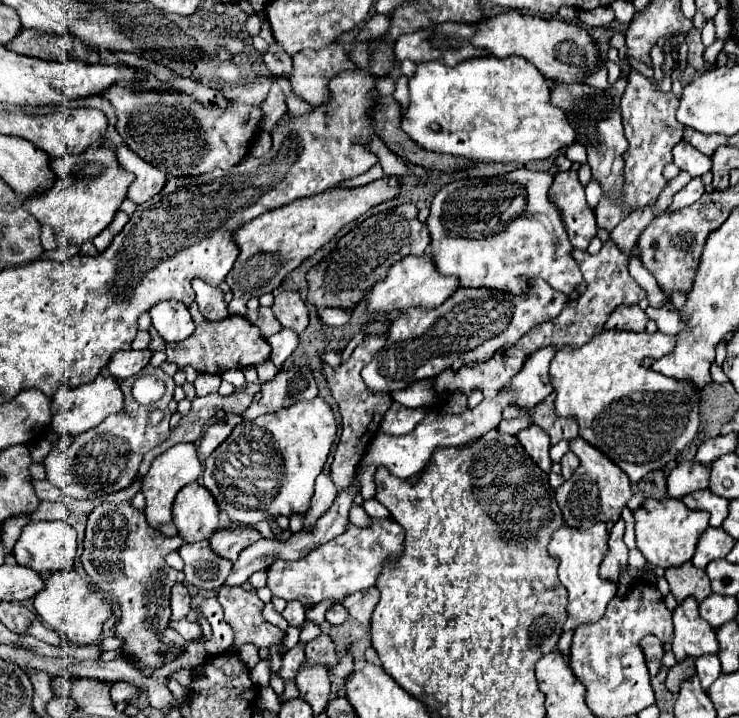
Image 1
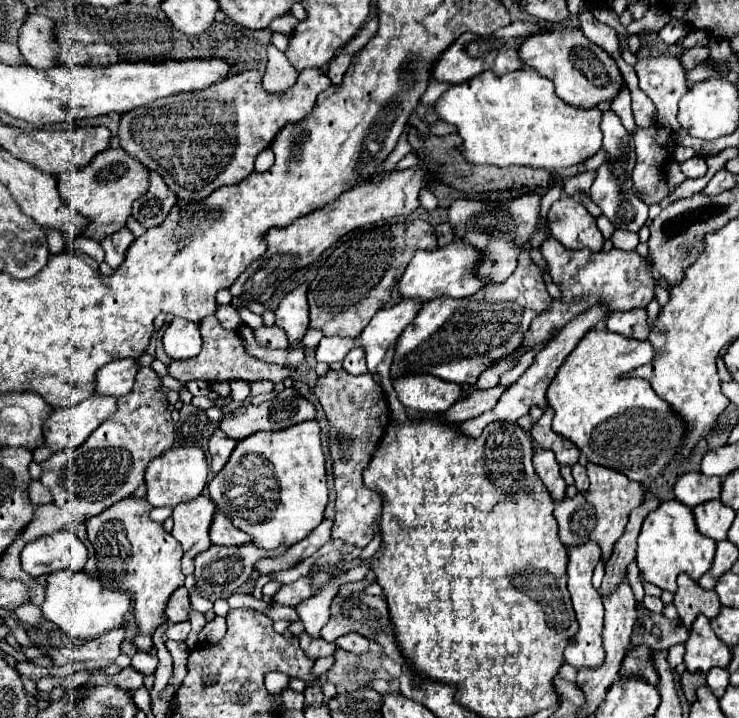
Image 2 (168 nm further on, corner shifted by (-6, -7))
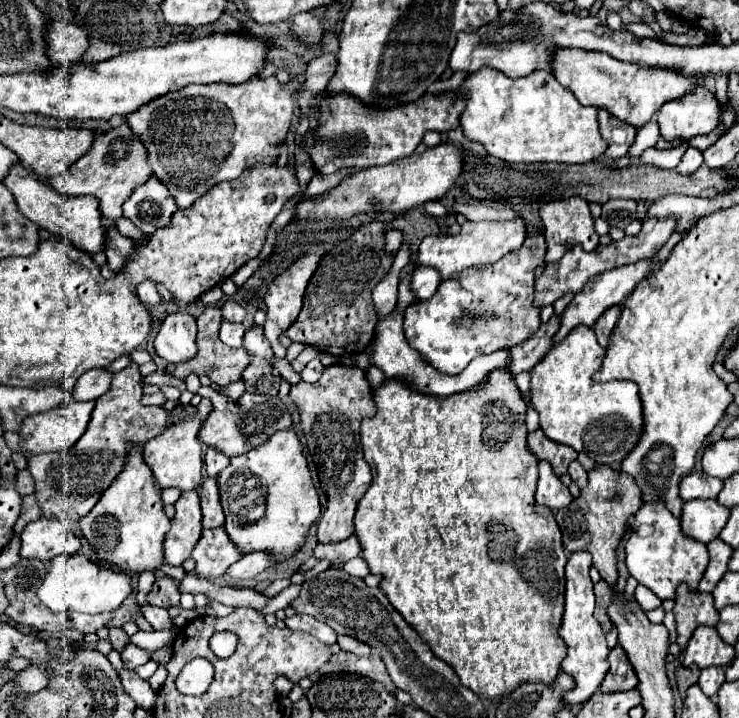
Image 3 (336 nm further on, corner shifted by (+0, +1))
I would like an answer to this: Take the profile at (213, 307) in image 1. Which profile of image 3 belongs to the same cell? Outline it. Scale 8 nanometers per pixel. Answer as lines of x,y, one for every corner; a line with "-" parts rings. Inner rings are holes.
226,299
226,301
222,303
220,311
222,311
222,319
224,319
224,321
242,321
244,315
246,315
246,313
244,313
244,307
238,305
238,303
232,301
232,299

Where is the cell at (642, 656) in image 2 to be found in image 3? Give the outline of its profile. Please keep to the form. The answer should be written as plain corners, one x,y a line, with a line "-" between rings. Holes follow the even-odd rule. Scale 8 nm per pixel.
616,645
610,651
608,661
610,661
610,671
602,681
602,691
628,691
638,685
636,671
620,645

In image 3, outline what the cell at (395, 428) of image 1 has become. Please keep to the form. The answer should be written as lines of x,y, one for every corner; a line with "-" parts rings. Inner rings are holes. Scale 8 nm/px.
546,329
536,331
530,339
526,339
522,345
514,345
514,349
508,351
508,365
506,371
510,371
512,375
518,375
522,371
532,371
532,367
544,357
544,353
548,351
548,335

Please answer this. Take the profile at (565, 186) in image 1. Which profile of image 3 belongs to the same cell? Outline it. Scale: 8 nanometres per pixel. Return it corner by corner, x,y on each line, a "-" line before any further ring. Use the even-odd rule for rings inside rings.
580,197
556,199
540,209
542,223
546,227
546,261
558,261
574,245
582,245
586,251
598,247
598,233
594,231
594,219
588,203

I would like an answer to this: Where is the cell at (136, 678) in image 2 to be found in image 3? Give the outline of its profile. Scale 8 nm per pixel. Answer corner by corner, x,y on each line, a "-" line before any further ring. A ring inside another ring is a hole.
128,643
128,645
120,651
120,655
122,655
124,667
128,667
128,669
136,669
136,667
144,665
144,663
150,659
150,653
148,653
148,651
142,651
140,647
136,647
136,645
132,645
132,643

